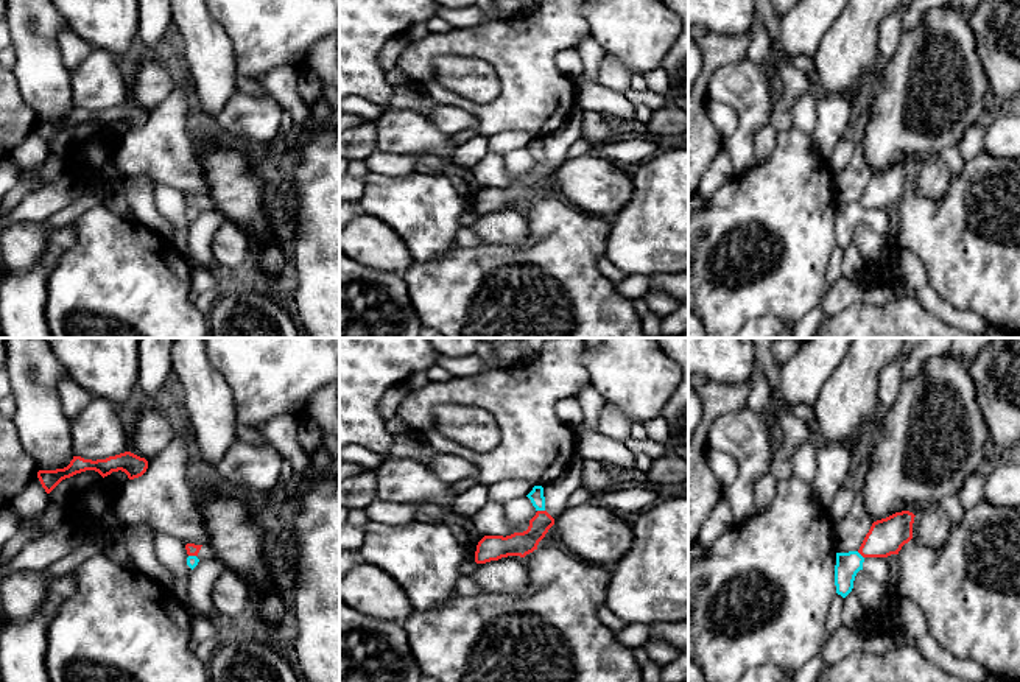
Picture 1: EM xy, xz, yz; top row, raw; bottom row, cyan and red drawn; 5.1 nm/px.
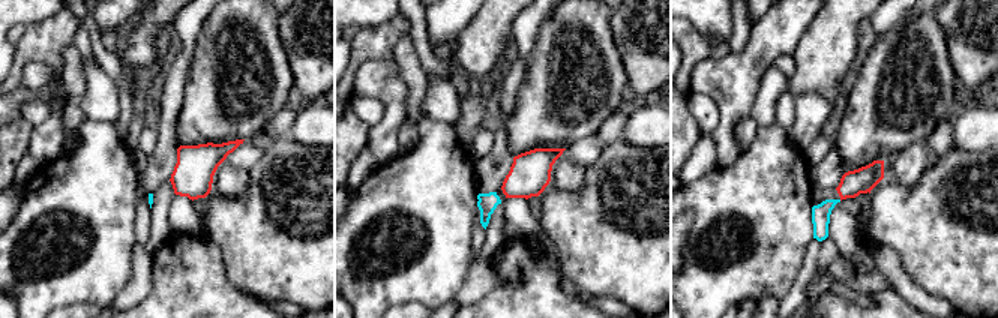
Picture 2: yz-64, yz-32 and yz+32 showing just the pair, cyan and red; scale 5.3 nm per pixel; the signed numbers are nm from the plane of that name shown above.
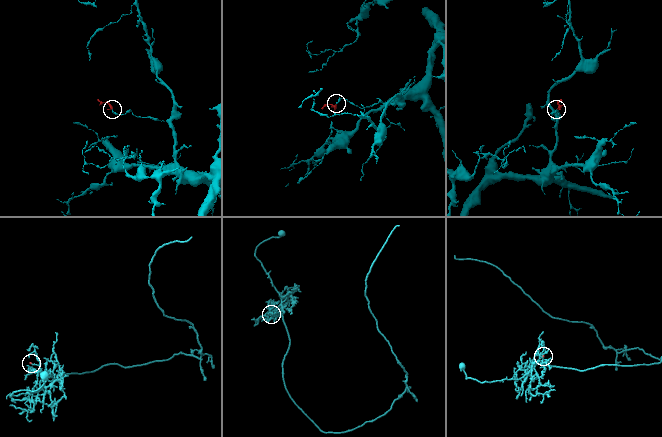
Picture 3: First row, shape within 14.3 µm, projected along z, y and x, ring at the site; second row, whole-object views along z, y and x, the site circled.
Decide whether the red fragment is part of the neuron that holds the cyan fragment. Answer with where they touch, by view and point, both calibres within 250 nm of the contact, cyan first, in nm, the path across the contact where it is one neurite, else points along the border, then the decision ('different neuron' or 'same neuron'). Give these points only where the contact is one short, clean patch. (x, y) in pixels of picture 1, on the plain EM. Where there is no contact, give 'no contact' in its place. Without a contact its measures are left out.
xz (541, 161) | 80/130 nm | along xz (538, 161), (544, 162) | different neuron

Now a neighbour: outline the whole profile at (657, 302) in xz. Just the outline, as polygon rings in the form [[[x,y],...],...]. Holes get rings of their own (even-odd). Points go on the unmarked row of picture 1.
[[[651,288],[645,293],[643,299],[649,311],[659,315],[660,318],[673,315],[679,307],[679,302],[676,299]]]

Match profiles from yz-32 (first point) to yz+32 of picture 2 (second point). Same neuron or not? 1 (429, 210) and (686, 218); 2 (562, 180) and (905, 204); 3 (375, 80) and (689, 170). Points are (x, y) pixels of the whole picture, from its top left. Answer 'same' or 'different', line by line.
1: different
2: different
3: different

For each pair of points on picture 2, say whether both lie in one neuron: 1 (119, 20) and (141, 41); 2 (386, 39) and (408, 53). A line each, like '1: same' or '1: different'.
1: different
2: different

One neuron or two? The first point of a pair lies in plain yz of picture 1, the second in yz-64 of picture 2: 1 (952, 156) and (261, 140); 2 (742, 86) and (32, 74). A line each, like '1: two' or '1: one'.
1: two
2: one

